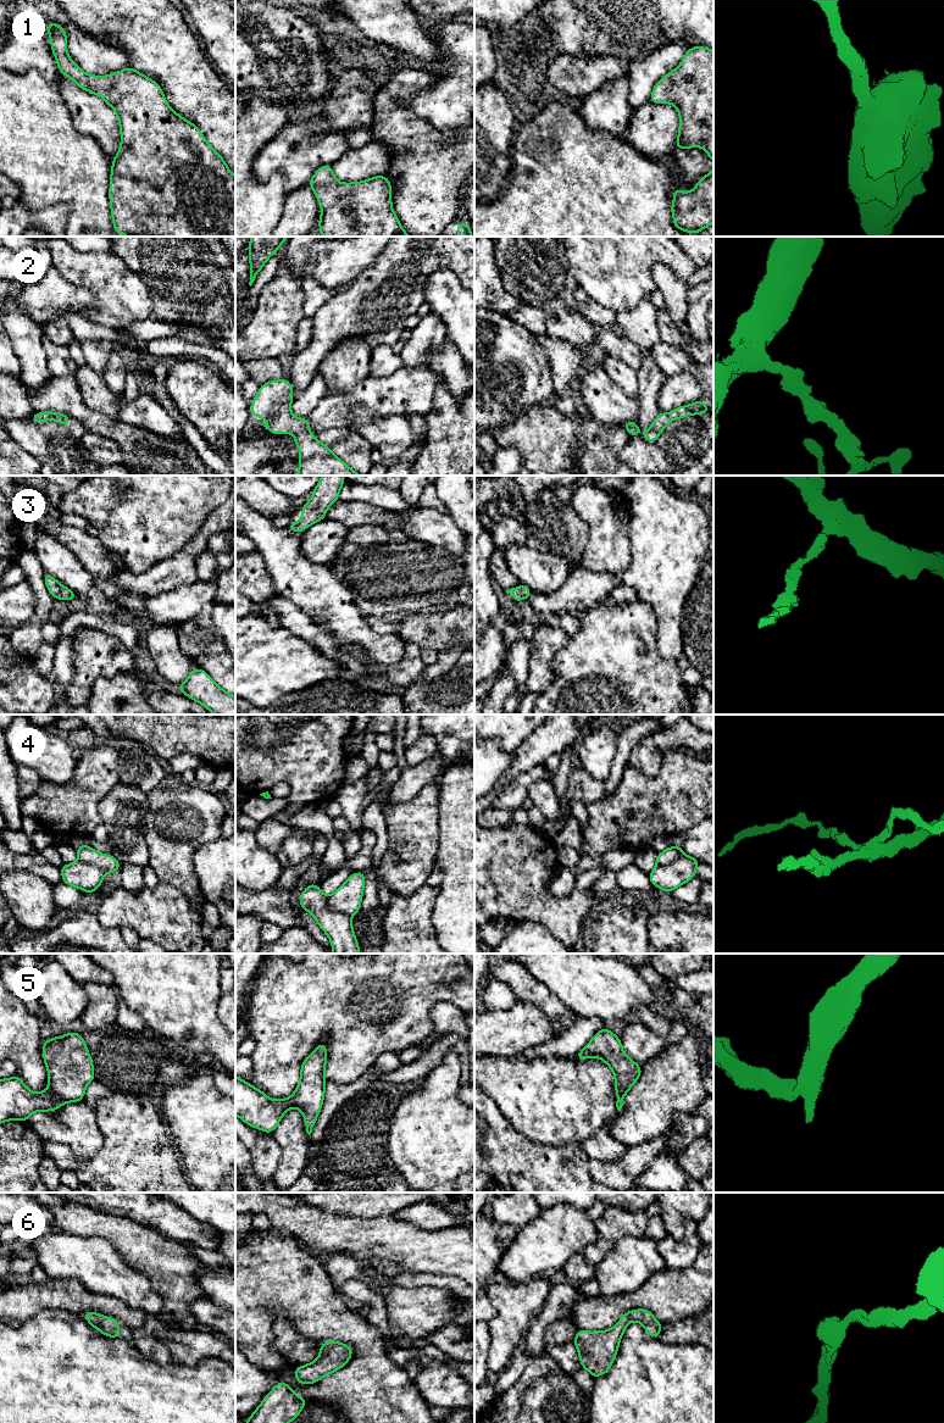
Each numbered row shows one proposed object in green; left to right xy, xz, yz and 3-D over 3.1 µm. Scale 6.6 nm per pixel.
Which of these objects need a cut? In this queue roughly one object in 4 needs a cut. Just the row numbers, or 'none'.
4

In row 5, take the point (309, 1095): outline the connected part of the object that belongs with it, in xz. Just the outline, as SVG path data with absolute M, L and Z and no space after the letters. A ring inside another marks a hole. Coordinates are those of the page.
M320 1043L317 1047L302 1061L300 1071L300 1082L290 1097L271 1100L263 1091L254 1088L249 1082L244 1082L235 1075L235 1115L252 1128L271 1134L279 1124L284 1113L291 1108L298 1108L305 1118L306 1133L310 1135L316 1123L318 1113L324 1100L324 1089L327 1079L324 1068L327 1063L327 1046Z

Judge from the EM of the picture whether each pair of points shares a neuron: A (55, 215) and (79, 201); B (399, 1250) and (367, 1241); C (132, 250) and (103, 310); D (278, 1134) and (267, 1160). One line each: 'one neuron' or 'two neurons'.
A: two neurons
B: one neuron
C: two neurons
D: two neurons

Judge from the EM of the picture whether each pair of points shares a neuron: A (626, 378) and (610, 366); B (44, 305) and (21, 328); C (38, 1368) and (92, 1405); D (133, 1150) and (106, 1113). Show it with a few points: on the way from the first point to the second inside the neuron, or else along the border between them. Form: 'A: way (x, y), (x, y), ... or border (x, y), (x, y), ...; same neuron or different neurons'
A: way (622, 374), (614, 368); same neuron
B: border (21, 289), (18, 301), (38, 324); different neurons
C: way (51, 1382), (75, 1405), (78, 1405); same neuron
D: way (133, 1141), (115, 1122); same neuron

